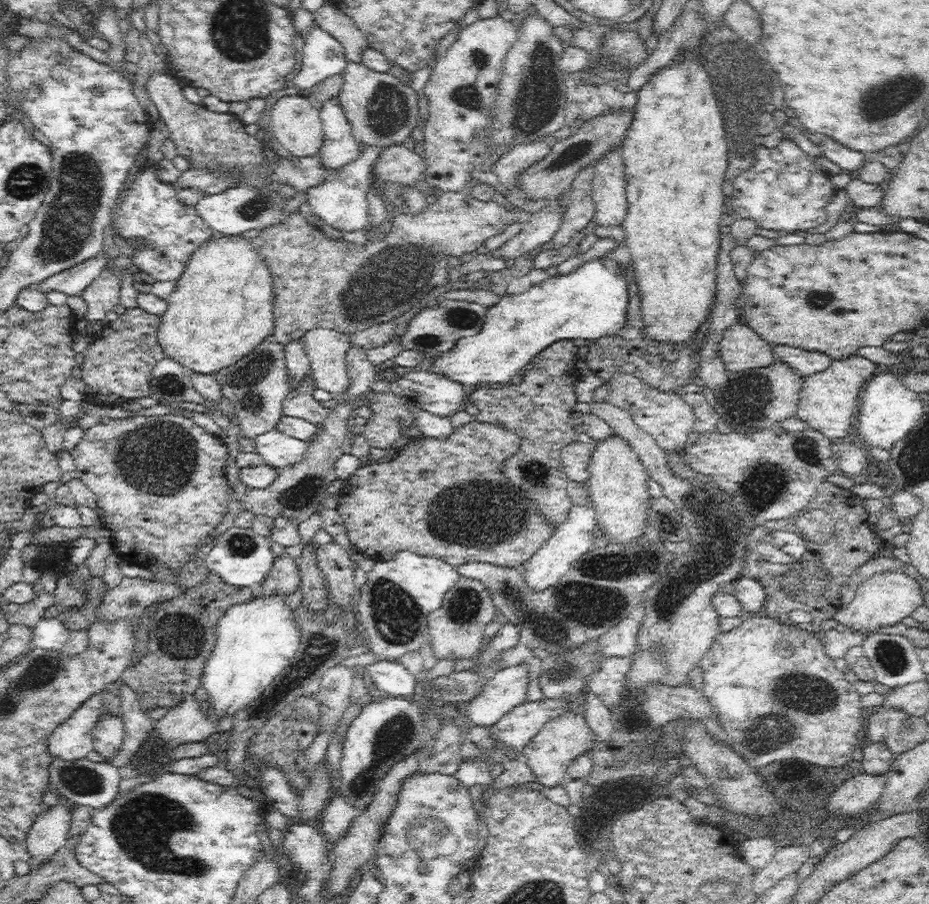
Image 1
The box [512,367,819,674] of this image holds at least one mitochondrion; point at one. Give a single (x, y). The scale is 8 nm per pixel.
(712, 512)

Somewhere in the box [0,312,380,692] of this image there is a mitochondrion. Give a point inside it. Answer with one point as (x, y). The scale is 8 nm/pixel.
(160, 458)

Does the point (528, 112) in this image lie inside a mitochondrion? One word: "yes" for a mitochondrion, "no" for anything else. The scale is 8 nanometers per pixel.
yes

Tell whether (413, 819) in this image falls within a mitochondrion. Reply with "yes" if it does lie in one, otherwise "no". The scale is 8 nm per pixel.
yes

